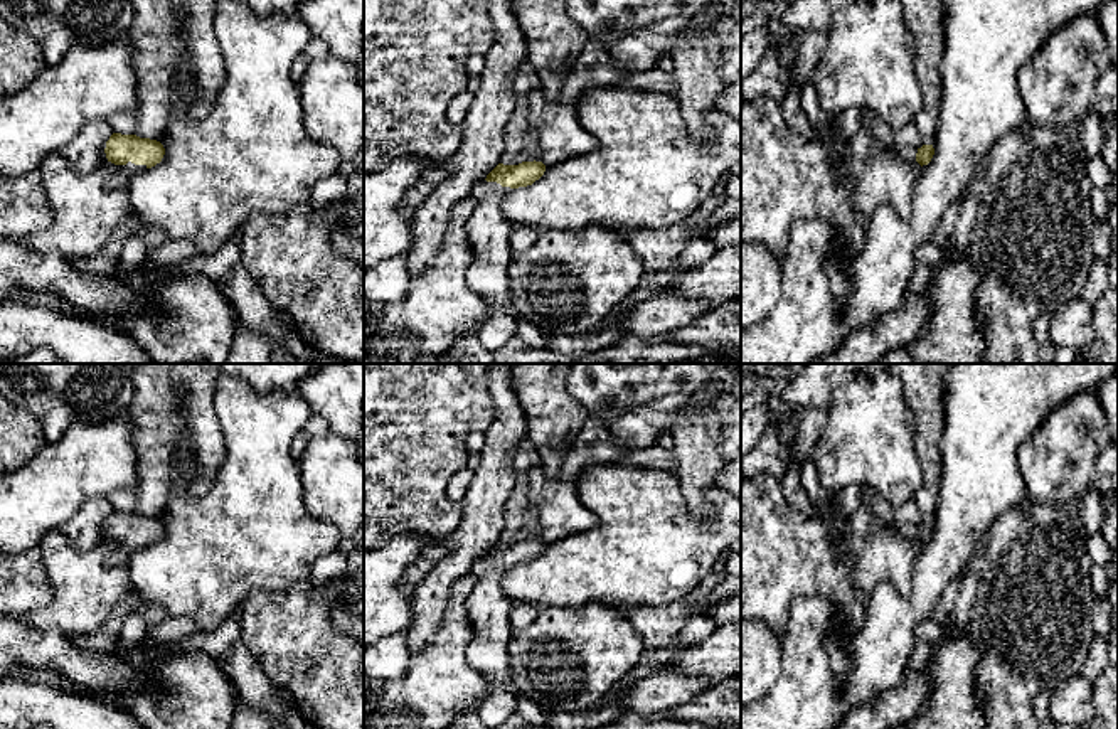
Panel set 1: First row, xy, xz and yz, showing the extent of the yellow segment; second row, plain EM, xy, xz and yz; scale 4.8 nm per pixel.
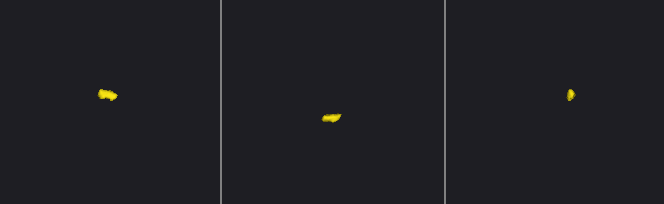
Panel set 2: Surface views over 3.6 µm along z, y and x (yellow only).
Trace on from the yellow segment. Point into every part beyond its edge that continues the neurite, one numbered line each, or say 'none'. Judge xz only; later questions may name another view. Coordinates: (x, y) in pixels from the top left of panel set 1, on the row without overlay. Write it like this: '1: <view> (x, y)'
1: xz (519, 516)
2: xz (489, 608)

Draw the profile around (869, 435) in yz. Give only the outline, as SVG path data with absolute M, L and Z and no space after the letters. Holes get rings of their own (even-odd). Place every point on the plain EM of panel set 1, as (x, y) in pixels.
M889 369L867 377L854 375L835 394L820 441L812 451L822 487L837 493L864 483L892 508L914 498L921 485L921 463L914 448L914 414L904 399L904 384Z

